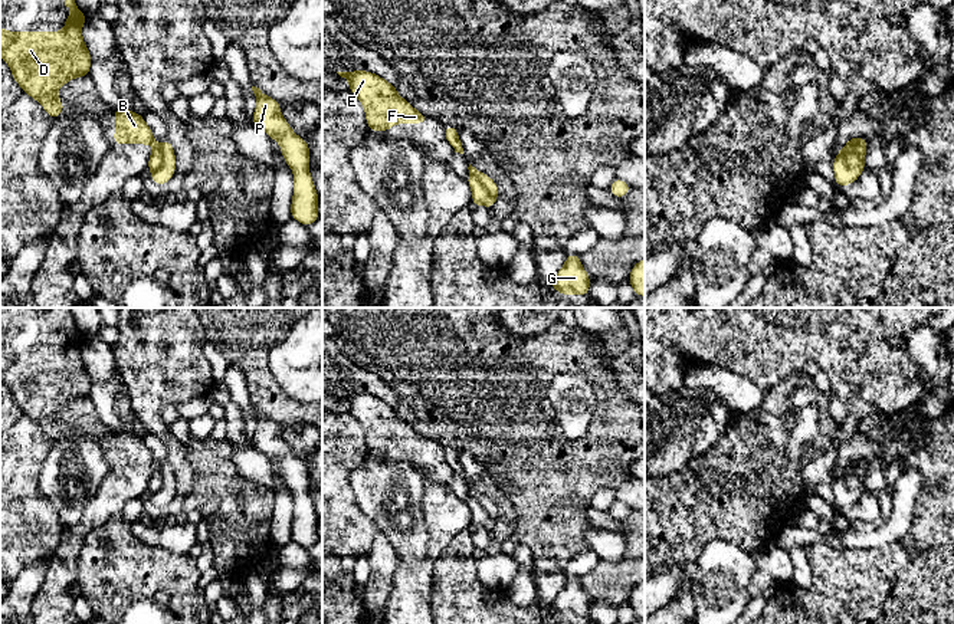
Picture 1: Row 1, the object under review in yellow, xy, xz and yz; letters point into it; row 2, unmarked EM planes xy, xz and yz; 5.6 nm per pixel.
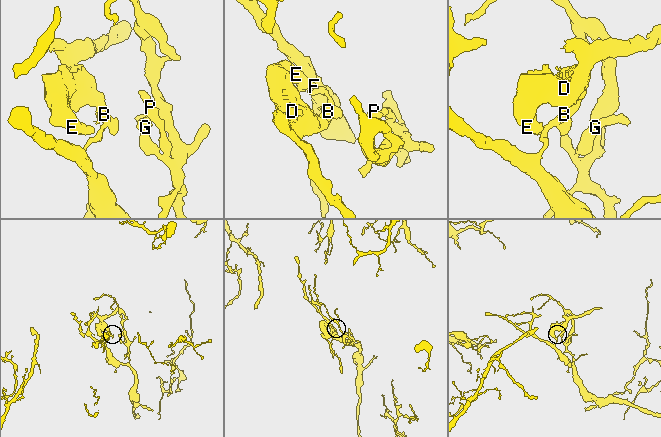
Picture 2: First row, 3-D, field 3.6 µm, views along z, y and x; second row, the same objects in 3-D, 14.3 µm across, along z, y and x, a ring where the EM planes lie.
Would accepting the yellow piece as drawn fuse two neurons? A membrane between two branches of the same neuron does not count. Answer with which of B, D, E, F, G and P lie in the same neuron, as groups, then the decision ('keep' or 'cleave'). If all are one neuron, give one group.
B D E F / G P; cleave

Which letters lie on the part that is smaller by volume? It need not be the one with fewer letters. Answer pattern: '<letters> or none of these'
B, D, E, F

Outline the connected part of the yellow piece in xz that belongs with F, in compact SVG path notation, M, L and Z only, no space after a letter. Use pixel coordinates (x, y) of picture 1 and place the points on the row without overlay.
M368 393L337 394L350 404L350 414L363 426L367 449L390 453L394 446L426 446L427 439L401 420L396 408Z

